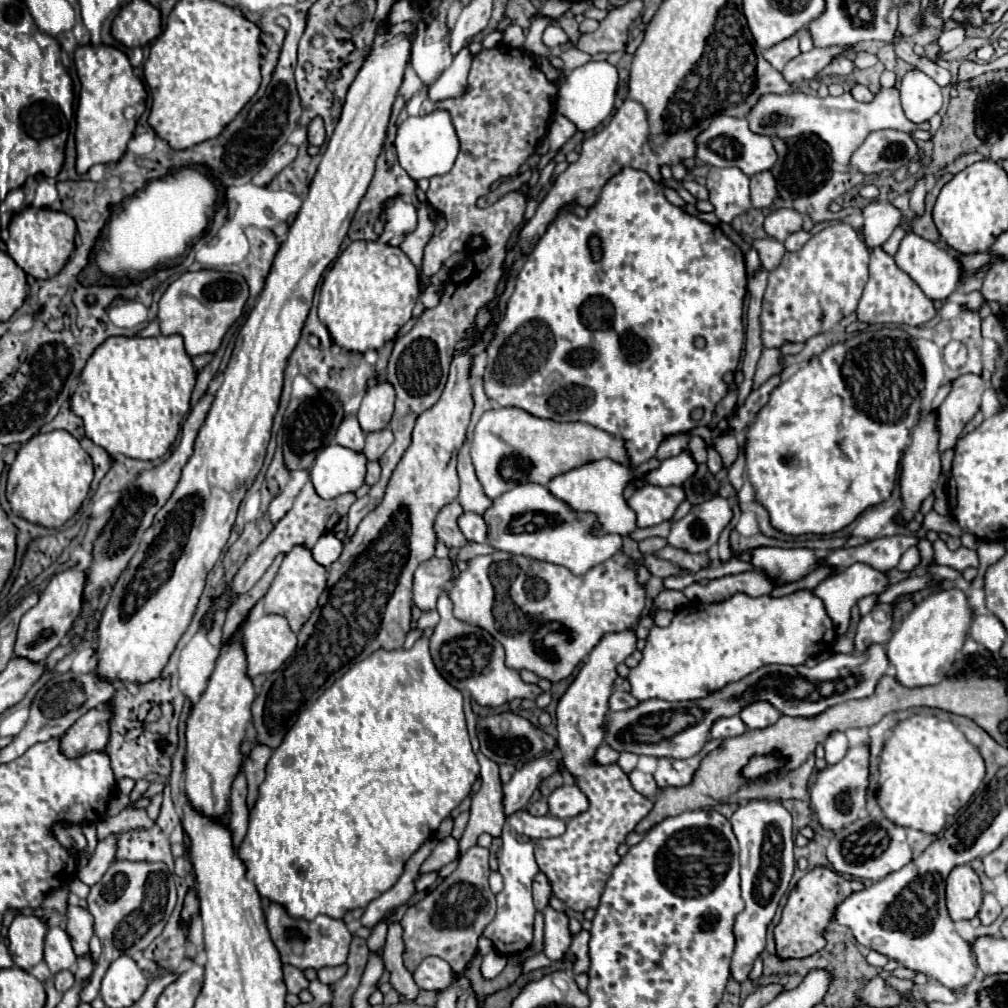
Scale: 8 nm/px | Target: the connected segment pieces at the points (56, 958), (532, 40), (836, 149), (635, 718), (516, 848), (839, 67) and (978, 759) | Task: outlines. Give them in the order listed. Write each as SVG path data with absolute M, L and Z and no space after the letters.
M60 927L48 929L46 945L44 945L44 961L48 963L52 975L56 975L58 971L64 971L64 969L72 969L72 965L76 963L76 955L72 951L70 939L64 933L64 929L60 929Z
M549 17L537 19L532 23L530 31L528 31L528 34L525 38L524 49L526 49L526 51L530 51L532 53L536 53L544 57L548 57L548 59L552 61L552 65L554 65L554 67L562 69L562 61L560 61L560 59L556 57L556 53L554 53L554 51L551 51L548 47L546 47L546 45L544 45L542 41L542 34L545 28L548 25L559 26L559 23L557 21L554 21L553 18L545 18Z
M896 87L890 89L880 89L874 95L874 101L862 103L856 101L848 91L838 95L838 97L826 97L820 99L818 95L808 95L808 93L788 93L788 95L764 95L758 105L748 113L748 123L754 133L766 133L770 137L796 137L802 133L814 133L820 139L824 139L830 145L832 159L844 167L850 167L850 157L862 141L878 129L898 129L898 131L908 131L914 133L918 129L930 131L930 123L914 123L910 121L900 105L900 95Z
M872 645L862 655L842 655L836 653L828 659L822 659L816 667L806 665L764 665L754 673L746 675L736 683L728 683L726 687L714 691L710 697L684 701L684 703L668 703L662 699L648 699L638 703L632 709L610 713L604 721L604 743L610 745L618 753L636 753L636 755L652 755L652 757L674 757L688 759L696 755L710 731L710 725L720 717L738 715L742 707L754 701L772 703L782 715L790 717L814 717L824 709L844 703L848 699L864 699L870 697L880 681L886 675L890 661L886 661L886 647Z
M518 811L506 817L504 831L502 831L504 847L498 857L498 871L504 877L504 889L496 895L496 901L498 901L496 917L484 929L484 935L492 939L500 955L514 955L528 949L532 941L532 925L534 925L534 915L536 915L536 907L532 903L532 879L540 871L538 863L534 861L534 841L550 839L550 837L562 835L564 831L566 831L566 823L554 815L534 817L526 811Z
M836 57L826 69L824 73L826 75L840 75L840 77L846 77L854 71L854 63L848 59L848 57Z
M914 715L900 721L880 755L878 803L888 819L924 833L940 833L946 817L956 815L980 787L986 765L980 751L952 721Z

